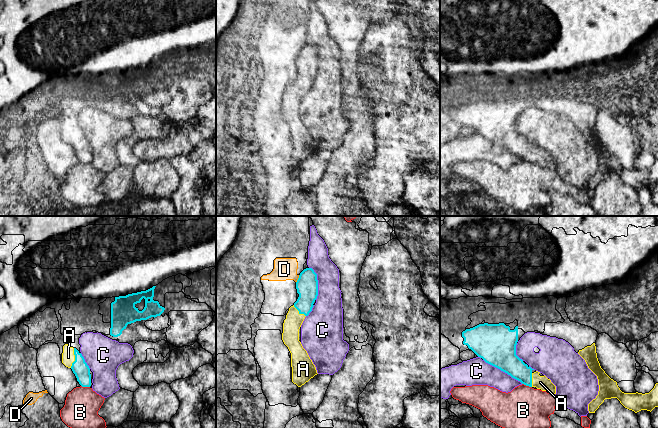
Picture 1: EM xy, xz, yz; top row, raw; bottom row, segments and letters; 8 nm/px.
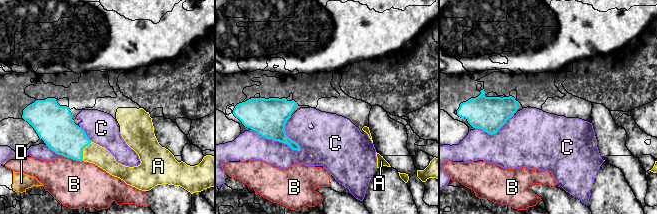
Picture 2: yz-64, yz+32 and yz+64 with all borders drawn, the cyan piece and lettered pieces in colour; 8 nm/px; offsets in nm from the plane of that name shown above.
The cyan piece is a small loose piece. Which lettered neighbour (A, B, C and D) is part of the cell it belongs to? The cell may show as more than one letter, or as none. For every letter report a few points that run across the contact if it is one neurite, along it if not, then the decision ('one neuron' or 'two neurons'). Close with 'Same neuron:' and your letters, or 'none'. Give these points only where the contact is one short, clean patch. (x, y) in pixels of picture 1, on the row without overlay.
A: line xy (79, 143), (75, 134), (68, 133); one neuron
B: line yz (522, 159), (531, 163); two neurons
C: two neurons
D: line xz (299, 51), (296, 58); two neurons
Same neuron: A

